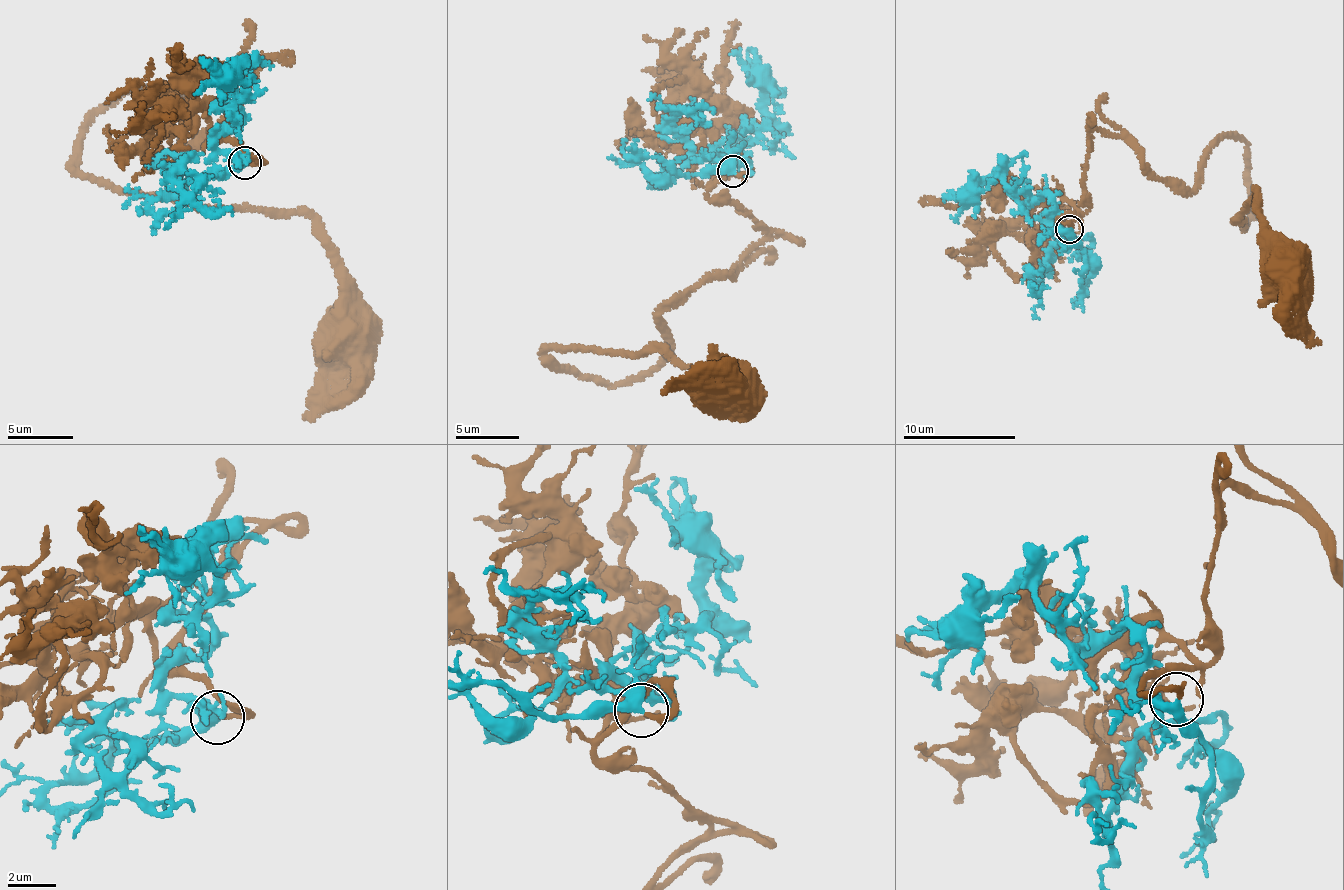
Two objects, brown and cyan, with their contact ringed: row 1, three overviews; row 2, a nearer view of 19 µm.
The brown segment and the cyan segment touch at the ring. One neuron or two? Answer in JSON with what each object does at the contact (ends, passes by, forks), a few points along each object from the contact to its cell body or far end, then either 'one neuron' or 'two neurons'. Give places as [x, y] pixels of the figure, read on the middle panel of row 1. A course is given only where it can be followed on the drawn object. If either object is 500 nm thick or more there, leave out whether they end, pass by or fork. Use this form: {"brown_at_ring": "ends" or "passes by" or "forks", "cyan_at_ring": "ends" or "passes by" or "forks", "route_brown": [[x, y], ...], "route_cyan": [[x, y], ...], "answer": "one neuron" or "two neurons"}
{"brown_at_ring": "ends", "cyan_at_ring": "passes by", "route_brown": [[735, 173], [708, 194], [765, 239], [660, 314], [656, 369], [609, 385], [544, 352], [656, 349], [736, 390]], "route_cyan": [[731, 170], [634, 160], [674, 173], [653, 183], [670, 184], [690, 149], [668, 122], [712, 113]], "answer": "one neuron"}

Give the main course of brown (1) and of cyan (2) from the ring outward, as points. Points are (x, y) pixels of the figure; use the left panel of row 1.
1: (248, 164), (212, 136), (253, 60), (184, 145), (188, 106), (120, 93), (72, 167), (304, 213), (350, 328)
2: (244, 163), (153, 210), (187, 178), (158, 160), (191, 155), (173, 181), (232, 215)

